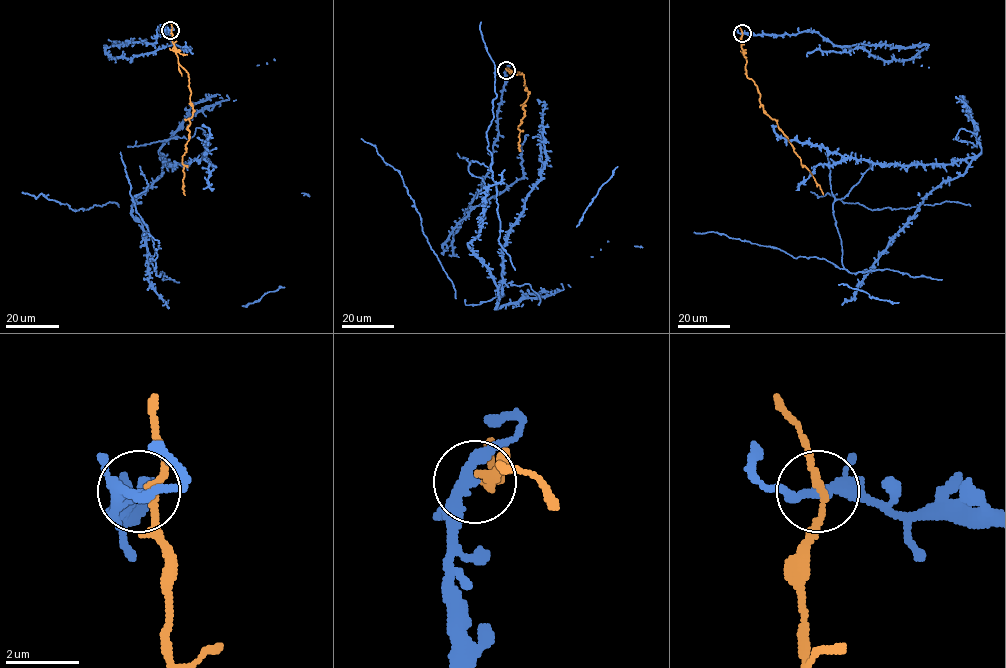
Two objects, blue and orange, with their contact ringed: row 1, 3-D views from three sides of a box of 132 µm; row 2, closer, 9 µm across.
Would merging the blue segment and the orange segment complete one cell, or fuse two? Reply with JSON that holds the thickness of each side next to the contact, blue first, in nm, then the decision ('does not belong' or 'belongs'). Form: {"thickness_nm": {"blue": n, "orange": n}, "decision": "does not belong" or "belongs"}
{"thickness_nm": {"blue": 280, "orange": 170}, "decision": "does not belong"}

